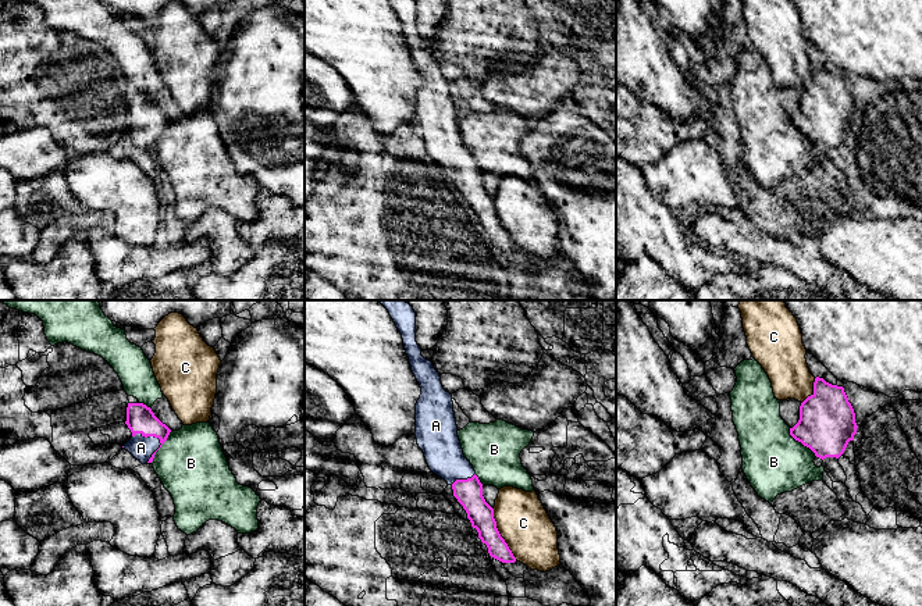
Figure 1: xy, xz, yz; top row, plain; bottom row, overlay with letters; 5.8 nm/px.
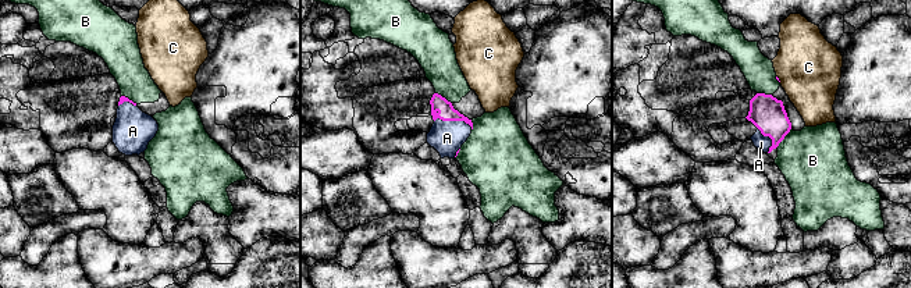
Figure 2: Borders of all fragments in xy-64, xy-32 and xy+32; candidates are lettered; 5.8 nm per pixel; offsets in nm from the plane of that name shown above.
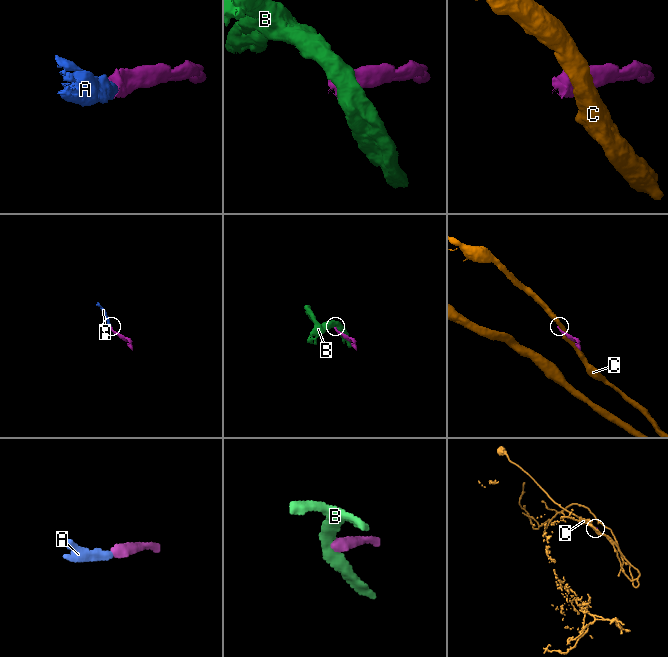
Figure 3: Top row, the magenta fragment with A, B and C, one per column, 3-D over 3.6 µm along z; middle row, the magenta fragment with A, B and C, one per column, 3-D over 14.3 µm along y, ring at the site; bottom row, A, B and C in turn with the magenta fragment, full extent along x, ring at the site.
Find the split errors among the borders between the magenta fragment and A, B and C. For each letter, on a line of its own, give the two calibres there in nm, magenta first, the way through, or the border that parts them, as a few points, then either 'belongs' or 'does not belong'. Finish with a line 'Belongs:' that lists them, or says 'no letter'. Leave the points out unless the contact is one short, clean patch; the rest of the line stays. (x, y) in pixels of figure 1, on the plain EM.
A: 160 nm thick on the magenta side, 140 nm on the other; runs through xy (139, 106), (159, 127), (150, 127), (141, 136); belongs
B: 320 nm thick on the magenta side, 360 nm on the other; does not belong
C: 150 nm thick on the magenta side, 300 nm on the other; does not belong
Belongs: A

